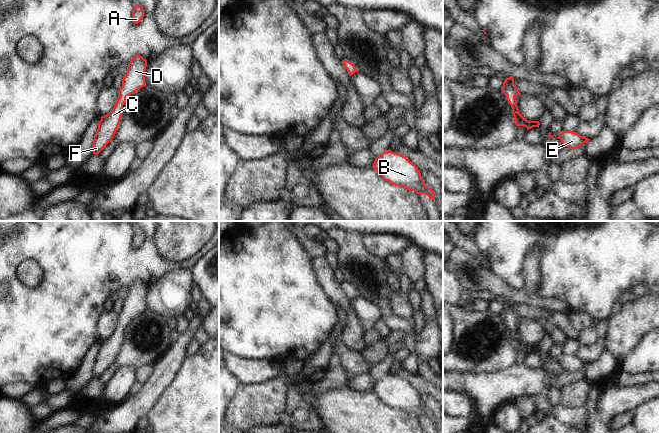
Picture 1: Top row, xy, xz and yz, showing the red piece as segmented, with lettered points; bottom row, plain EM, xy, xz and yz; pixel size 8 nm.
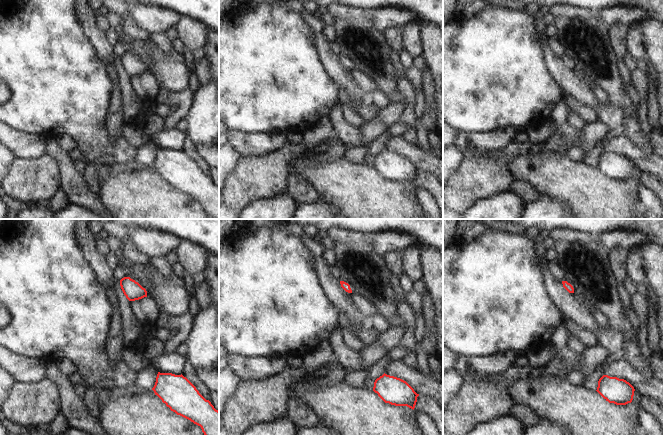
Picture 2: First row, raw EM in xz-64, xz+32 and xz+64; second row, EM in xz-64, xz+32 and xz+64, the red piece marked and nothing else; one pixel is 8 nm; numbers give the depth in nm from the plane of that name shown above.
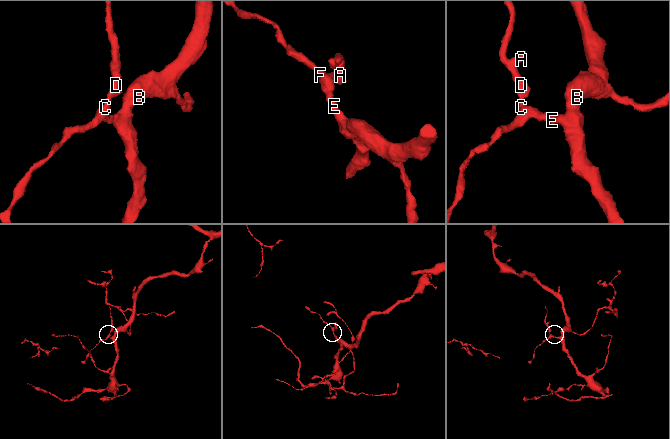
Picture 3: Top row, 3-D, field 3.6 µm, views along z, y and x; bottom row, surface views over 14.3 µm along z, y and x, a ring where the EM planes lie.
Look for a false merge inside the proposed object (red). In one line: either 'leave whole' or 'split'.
leave whole

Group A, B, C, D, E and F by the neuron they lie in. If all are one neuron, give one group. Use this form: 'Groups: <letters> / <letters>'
Groups: A B C D E F

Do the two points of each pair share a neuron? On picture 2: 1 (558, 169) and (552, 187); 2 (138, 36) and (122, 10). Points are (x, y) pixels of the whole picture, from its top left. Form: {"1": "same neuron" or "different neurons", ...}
{"1": "same neuron", "2": "same neuron"}

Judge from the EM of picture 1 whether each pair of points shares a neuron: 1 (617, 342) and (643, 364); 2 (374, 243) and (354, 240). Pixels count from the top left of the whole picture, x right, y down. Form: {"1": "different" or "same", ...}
{"1": "different", "2": "different"}

